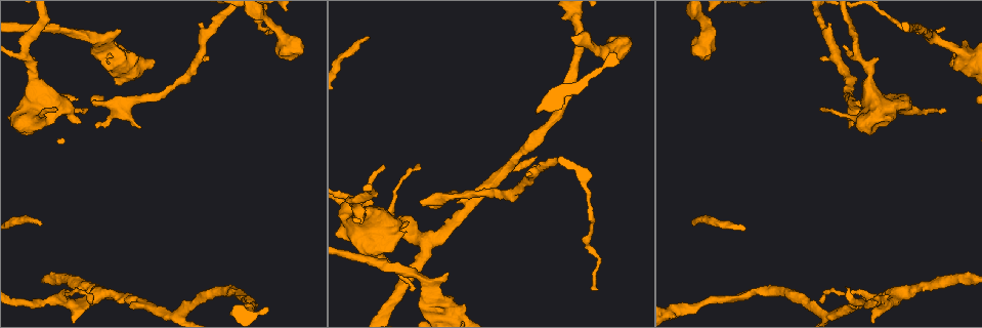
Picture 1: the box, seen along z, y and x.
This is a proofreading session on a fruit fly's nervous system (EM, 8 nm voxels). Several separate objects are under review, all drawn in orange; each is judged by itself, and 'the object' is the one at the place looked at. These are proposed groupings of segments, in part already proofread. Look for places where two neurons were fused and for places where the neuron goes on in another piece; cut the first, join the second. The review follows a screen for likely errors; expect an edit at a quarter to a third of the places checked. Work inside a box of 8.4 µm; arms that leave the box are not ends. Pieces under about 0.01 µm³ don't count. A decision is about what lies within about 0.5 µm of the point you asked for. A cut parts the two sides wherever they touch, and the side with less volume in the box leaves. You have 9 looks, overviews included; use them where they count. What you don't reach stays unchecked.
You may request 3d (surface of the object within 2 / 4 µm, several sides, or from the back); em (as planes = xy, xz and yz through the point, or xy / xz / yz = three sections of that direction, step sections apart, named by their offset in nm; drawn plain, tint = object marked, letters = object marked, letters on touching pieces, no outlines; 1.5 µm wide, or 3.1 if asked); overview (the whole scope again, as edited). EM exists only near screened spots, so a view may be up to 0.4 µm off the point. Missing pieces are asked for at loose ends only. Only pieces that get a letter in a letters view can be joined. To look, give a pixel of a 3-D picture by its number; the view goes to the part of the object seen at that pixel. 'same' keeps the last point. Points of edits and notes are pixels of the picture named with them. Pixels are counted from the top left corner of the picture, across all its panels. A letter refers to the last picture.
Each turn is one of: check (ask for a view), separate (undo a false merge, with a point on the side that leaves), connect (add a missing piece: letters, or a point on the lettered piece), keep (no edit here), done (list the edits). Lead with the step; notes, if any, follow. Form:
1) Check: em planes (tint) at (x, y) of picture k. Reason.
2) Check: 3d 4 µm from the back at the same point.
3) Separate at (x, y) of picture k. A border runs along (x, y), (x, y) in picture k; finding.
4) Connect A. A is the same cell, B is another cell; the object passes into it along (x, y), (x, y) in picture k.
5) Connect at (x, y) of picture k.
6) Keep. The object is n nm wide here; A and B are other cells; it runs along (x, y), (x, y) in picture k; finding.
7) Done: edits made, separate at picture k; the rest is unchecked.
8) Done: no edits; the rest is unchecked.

Check: em planes (plain) at (931, 29) of picture 1. An open end.

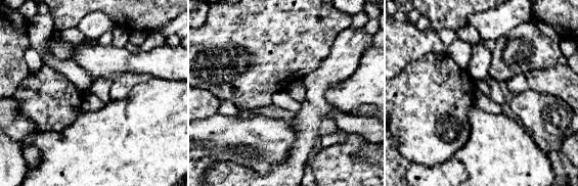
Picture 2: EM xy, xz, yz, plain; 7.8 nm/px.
Check: em planes (letters) at the same point.

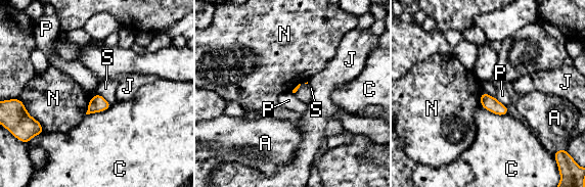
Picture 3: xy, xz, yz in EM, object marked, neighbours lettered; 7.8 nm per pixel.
Keep. A, C, J, N, P and S are other cells; a border runs along (495, 97), (507, 107) in picture 3; none of them fits.

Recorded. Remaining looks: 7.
Check: em planes (letters) at (592, 290) of picture 1. Tapers out.

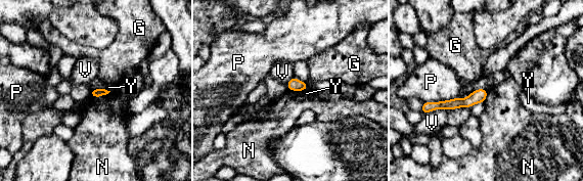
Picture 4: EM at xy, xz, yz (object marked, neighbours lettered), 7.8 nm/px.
Keep. G, N, P, V and Y are other cells; a border runs along (109, 91), (100, 96), (90, 96) in picture 4; none of them fits.

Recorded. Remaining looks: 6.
Check: em yz step 8 (letters) at (384, 166) of picture 1. Free end.

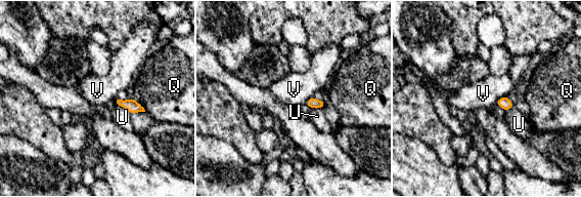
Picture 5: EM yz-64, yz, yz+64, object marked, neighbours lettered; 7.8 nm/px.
Keep. Q, U and V are other cells; a border runs along (506, 95), (501, 96), (495, 104) in picture 5; no lettered piece goes on from it.

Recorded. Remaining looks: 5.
Check: 3d 4 µm from the back at (40, 225) of picture 1. An open end.

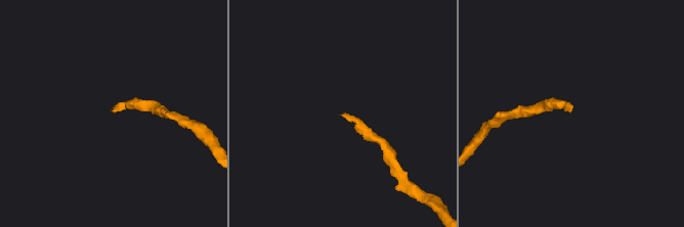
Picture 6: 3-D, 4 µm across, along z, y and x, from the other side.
Check: em planes (tint) at (342, 116) of picture 6.

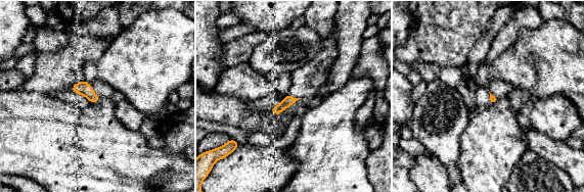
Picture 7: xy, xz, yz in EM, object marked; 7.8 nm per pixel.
Check: em planes (letters) at the same point. See the neighbours.

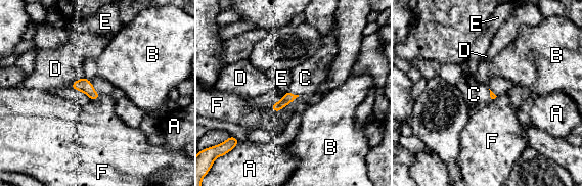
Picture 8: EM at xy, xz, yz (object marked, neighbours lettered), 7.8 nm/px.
Connect C. The longest contact is with D, 130 nm; C is the same cell, A, B, D, E and F are other cells; it goes on there.

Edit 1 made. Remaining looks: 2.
Done: edits made, connect at picture 8; the rest is unchecked.

